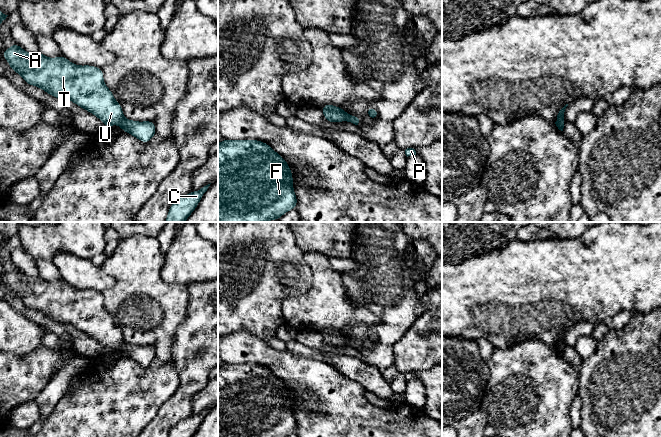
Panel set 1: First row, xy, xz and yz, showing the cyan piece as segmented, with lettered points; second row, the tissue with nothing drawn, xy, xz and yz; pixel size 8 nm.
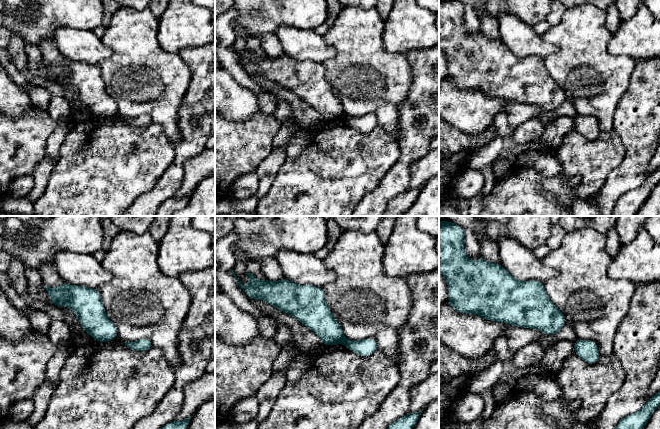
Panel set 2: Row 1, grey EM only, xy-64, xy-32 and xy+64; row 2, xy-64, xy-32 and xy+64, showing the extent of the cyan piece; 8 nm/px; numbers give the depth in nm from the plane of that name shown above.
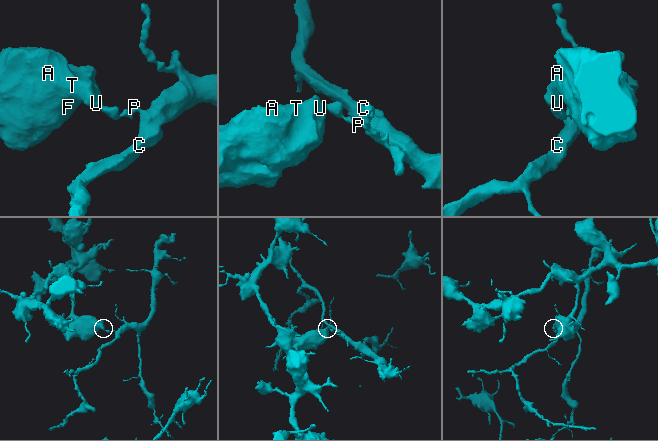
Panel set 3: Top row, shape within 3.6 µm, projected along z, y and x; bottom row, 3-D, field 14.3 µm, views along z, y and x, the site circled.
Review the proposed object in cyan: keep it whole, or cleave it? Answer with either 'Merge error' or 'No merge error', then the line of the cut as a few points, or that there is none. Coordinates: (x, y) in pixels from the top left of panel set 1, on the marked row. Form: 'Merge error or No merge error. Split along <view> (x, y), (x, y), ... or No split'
Merge error. Split along xz (347, 114), (344, 120)

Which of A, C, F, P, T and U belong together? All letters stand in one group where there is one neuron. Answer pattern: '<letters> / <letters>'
A F T U / C P

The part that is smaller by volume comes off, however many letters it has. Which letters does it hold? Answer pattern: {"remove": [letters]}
{"remove": ["C", "P"]}

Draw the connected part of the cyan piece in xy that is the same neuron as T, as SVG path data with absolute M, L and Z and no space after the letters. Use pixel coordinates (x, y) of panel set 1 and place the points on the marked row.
M14 43L10 48L1 50L12 71L20 74L26 84L41 88L60 100L70 100L77 106L95 115L105 127L114 126L124 119L123 109L115 100L112 91L105 85L102 68L92 65L79 66L63 55L48 58L40 51L29 53Z

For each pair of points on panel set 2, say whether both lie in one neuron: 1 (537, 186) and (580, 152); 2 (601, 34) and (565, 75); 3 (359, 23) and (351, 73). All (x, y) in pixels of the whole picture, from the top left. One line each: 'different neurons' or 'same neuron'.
1: same neuron
2: same neuron
3: same neuron

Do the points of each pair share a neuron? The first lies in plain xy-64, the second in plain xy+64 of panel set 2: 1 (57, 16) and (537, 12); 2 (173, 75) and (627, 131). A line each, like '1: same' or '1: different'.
1: same
2: different

